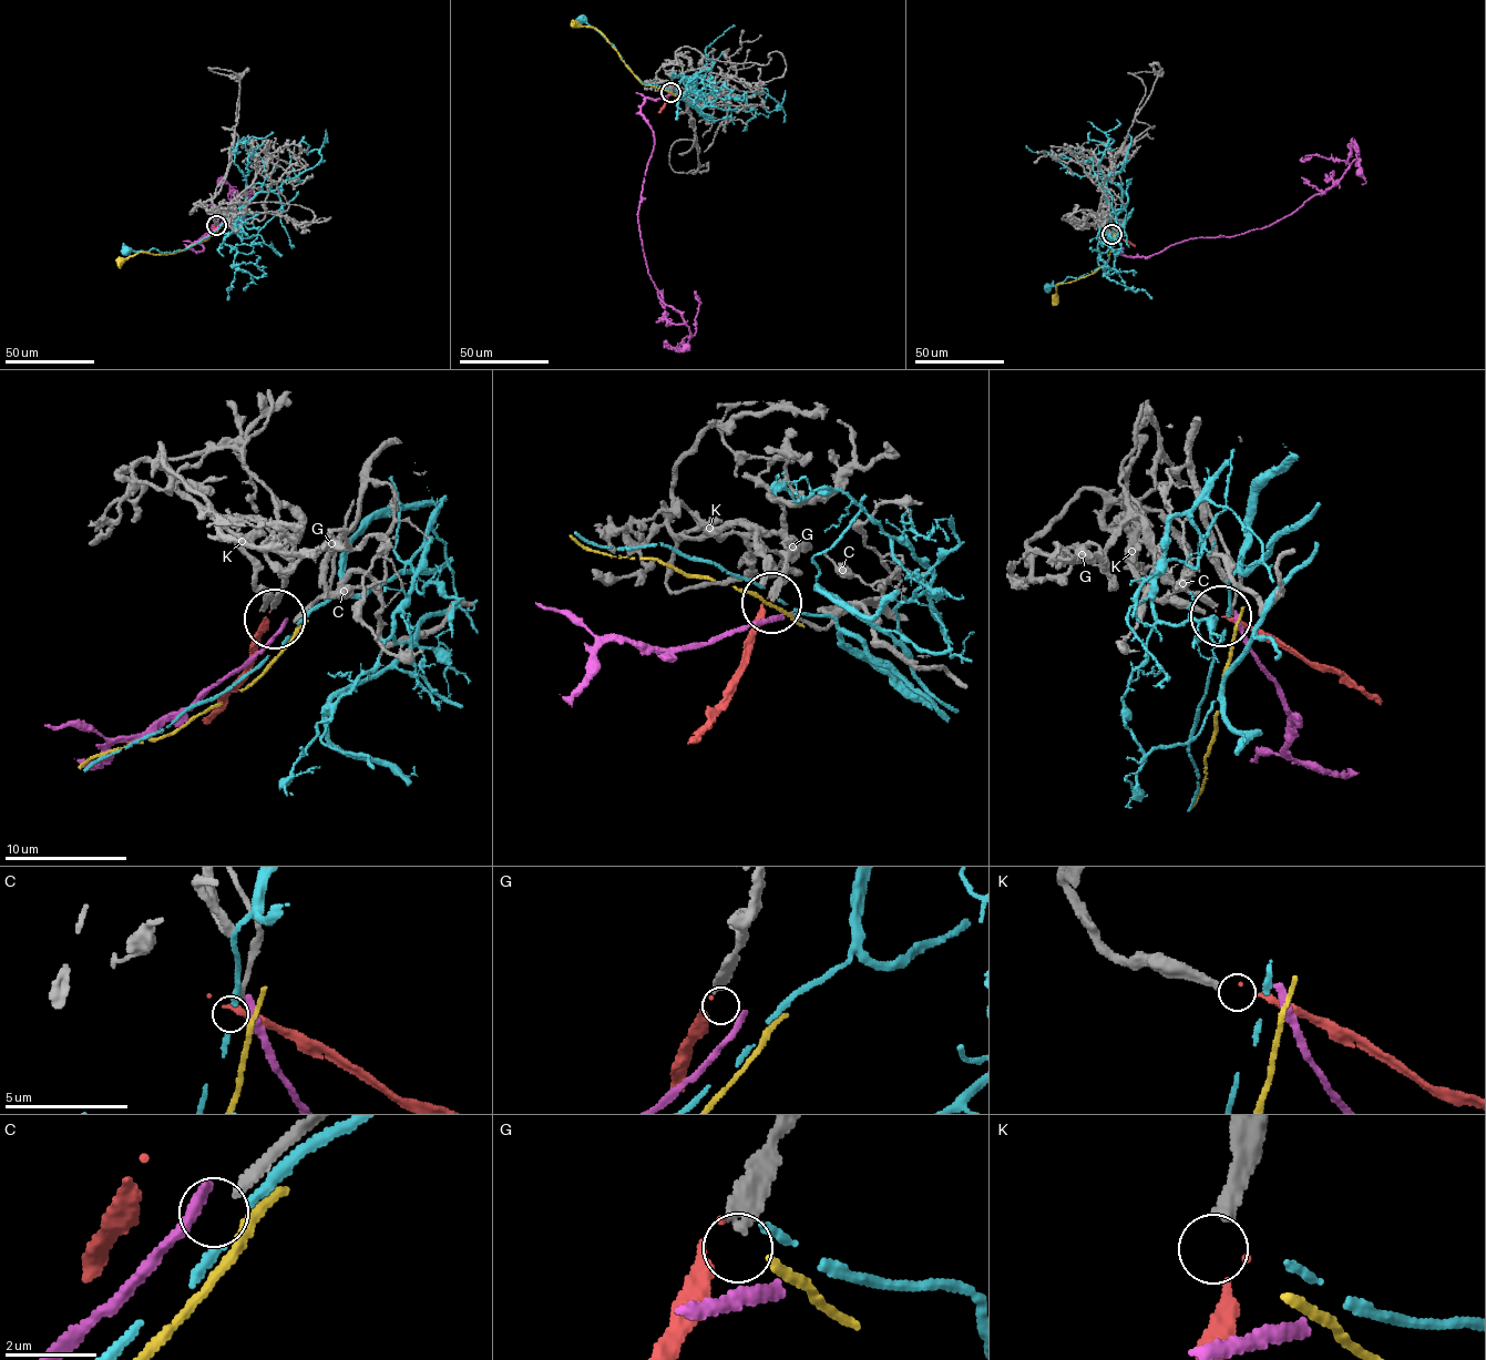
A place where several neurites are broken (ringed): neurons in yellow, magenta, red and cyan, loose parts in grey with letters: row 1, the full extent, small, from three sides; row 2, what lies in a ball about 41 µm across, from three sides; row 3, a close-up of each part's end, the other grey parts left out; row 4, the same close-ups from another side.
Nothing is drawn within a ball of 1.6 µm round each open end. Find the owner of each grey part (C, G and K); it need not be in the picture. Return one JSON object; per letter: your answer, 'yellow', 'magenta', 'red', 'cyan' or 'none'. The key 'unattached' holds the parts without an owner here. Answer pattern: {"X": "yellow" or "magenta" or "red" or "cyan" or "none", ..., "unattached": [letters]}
{"C": "none", "G": "none", "K": "none", "unattached": ["C", "G", "K"]}

